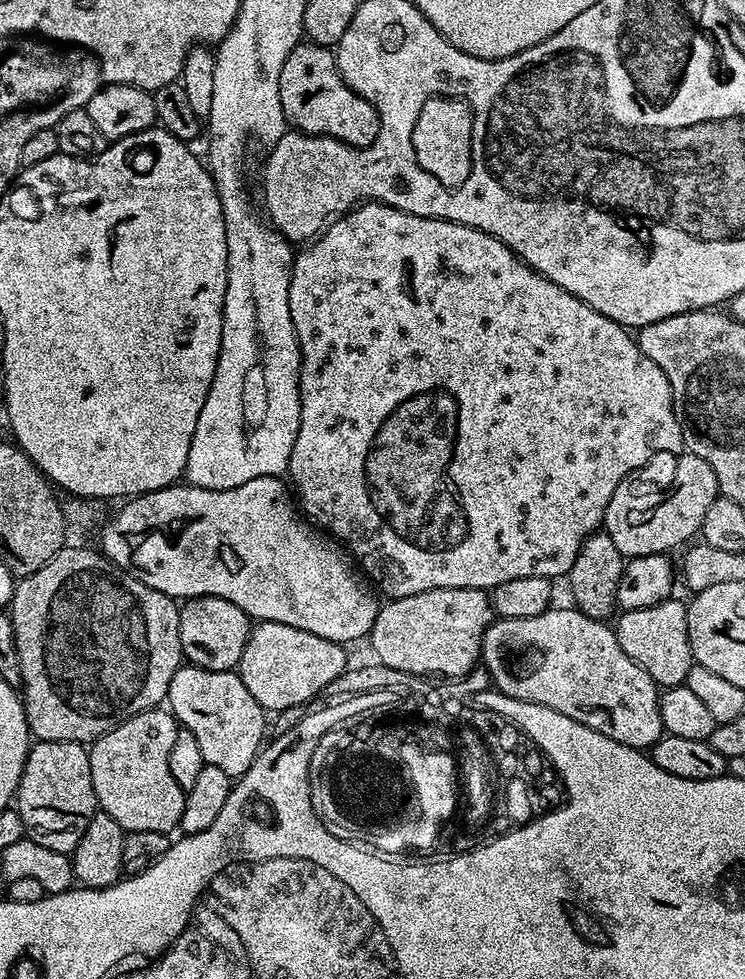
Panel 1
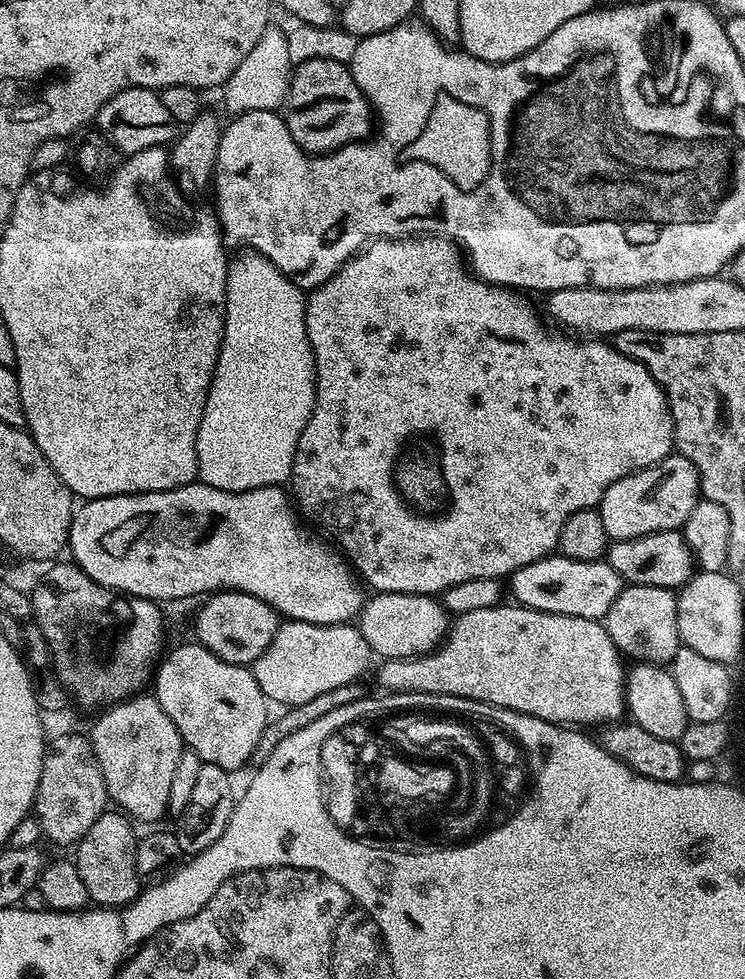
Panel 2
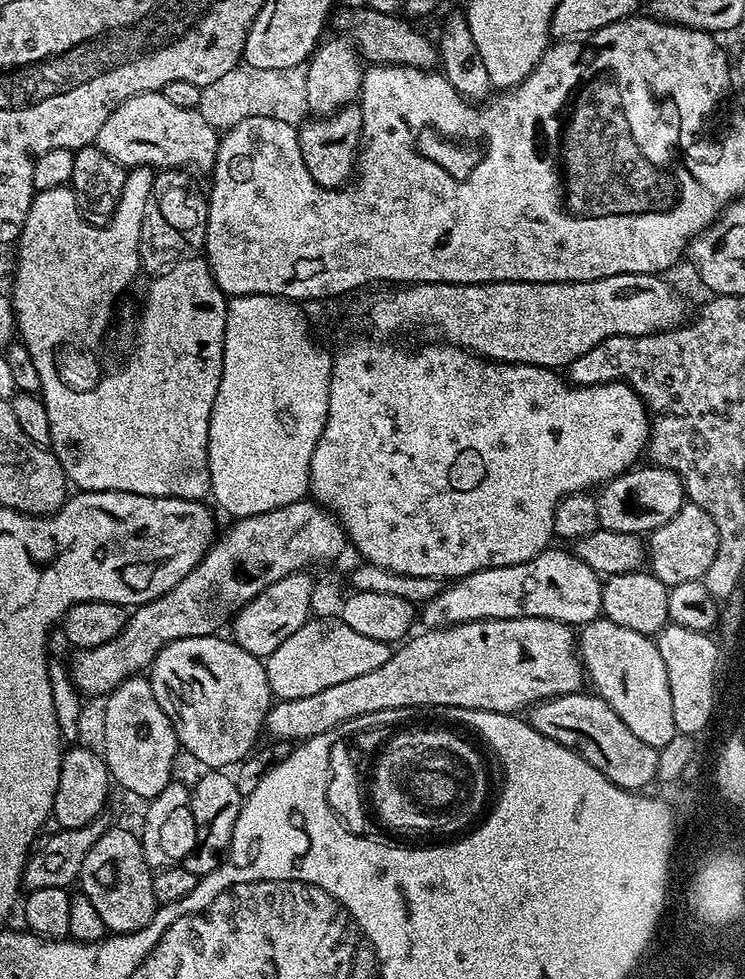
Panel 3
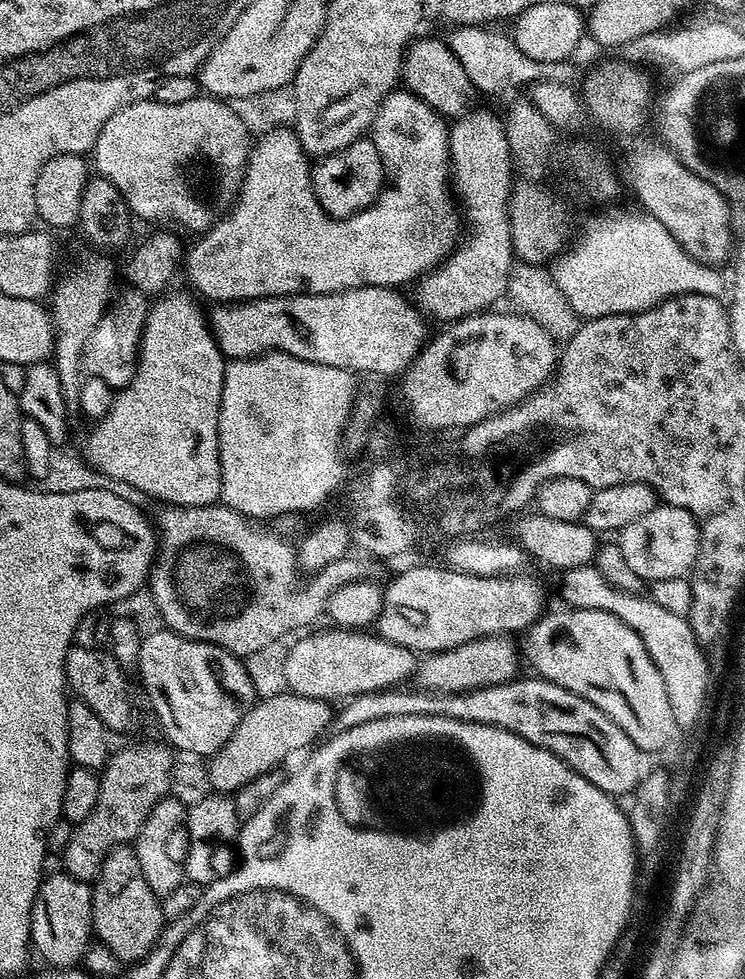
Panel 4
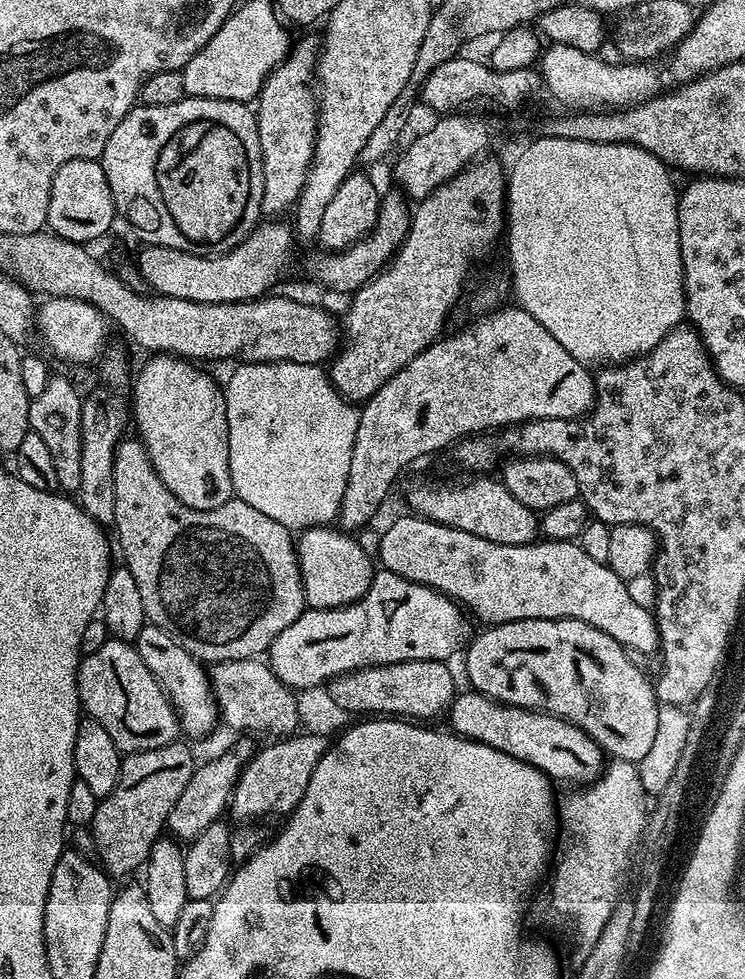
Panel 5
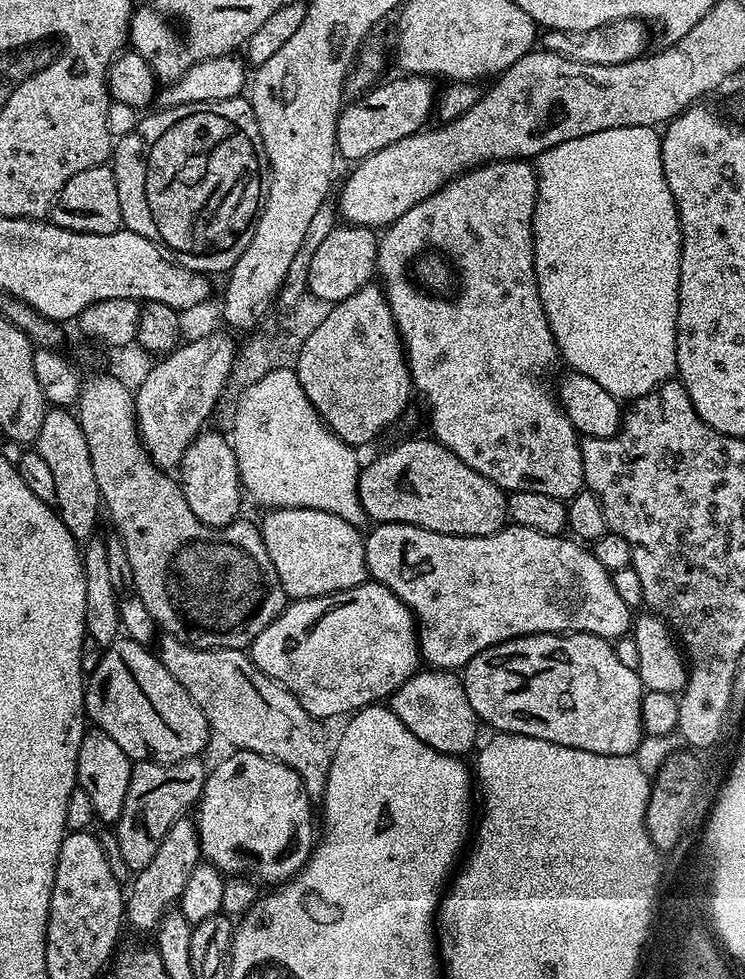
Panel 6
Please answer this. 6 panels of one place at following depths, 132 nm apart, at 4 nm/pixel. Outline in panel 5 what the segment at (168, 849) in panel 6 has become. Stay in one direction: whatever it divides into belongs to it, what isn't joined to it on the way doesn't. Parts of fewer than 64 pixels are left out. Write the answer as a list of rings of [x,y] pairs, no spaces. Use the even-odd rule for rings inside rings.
[[[239,742],[220,758],[201,763],[192,773],[190,782],[186,782],[186,790],[182,790],[178,802],[174,802],[174,810],[170,810],[168,815],[167,831],[177,841],[191,842],[194,838],[198,838],[198,834],[202,834],[202,830],[206,830],[206,826],[217,823],[223,817],[220,815],[229,807],[240,771],[253,755],[254,748],[245,742]]]

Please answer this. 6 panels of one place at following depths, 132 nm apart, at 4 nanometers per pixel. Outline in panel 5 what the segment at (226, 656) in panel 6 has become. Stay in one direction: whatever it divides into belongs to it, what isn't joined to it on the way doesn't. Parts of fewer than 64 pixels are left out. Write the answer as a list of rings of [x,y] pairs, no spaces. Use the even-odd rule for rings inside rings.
[[[263,659],[221,660],[213,663],[210,679],[219,719],[237,733],[261,732],[268,736],[264,738],[284,738],[297,731],[299,720],[295,693],[277,678]]]

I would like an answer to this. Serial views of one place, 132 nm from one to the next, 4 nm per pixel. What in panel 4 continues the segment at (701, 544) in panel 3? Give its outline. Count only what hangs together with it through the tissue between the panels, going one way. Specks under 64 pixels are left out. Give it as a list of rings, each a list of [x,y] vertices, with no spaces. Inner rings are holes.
[[[660,502],[650,514],[621,528],[618,543],[626,562],[638,574],[641,582],[662,578],[678,578],[691,573],[700,549],[700,528],[688,510]]]

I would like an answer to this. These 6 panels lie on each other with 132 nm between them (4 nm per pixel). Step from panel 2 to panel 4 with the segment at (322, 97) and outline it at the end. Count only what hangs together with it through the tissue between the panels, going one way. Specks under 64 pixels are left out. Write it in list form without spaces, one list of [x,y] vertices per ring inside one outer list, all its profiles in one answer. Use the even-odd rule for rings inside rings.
[[[368,138],[356,140],[350,146],[346,146],[329,156],[319,157],[313,164],[316,165],[311,165],[310,168],[312,192],[318,198],[320,209],[328,216],[333,216],[336,220],[345,220],[362,210],[366,210],[379,198],[386,187],[382,158],[378,158],[378,146],[374,146],[371,139]]]

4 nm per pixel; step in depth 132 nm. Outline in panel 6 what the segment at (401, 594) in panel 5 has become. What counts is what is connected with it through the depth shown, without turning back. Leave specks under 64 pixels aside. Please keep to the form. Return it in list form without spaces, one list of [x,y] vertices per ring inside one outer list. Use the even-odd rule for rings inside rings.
[[[365,582],[329,596],[292,600],[284,613],[254,638],[250,655],[269,678],[292,692],[309,714],[317,718],[351,714],[370,704],[387,701],[422,664],[415,616],[386,585],[375,582]]]

